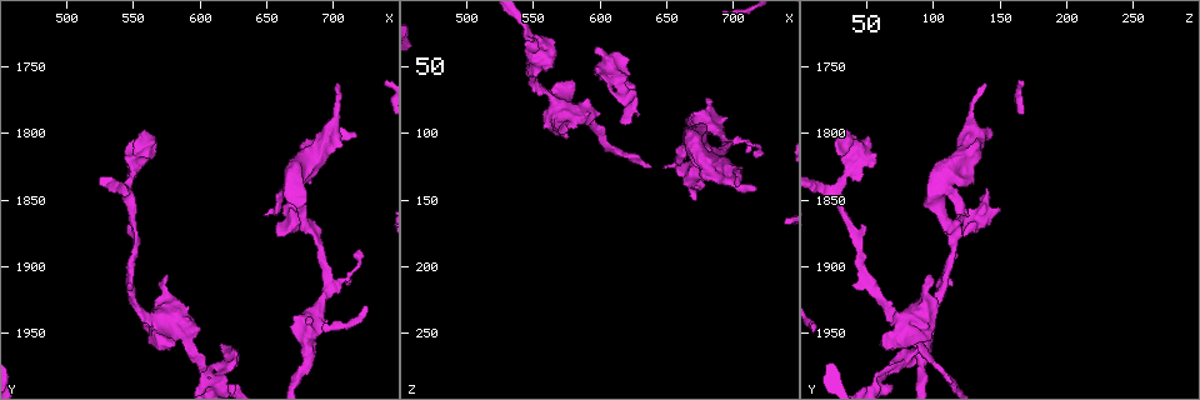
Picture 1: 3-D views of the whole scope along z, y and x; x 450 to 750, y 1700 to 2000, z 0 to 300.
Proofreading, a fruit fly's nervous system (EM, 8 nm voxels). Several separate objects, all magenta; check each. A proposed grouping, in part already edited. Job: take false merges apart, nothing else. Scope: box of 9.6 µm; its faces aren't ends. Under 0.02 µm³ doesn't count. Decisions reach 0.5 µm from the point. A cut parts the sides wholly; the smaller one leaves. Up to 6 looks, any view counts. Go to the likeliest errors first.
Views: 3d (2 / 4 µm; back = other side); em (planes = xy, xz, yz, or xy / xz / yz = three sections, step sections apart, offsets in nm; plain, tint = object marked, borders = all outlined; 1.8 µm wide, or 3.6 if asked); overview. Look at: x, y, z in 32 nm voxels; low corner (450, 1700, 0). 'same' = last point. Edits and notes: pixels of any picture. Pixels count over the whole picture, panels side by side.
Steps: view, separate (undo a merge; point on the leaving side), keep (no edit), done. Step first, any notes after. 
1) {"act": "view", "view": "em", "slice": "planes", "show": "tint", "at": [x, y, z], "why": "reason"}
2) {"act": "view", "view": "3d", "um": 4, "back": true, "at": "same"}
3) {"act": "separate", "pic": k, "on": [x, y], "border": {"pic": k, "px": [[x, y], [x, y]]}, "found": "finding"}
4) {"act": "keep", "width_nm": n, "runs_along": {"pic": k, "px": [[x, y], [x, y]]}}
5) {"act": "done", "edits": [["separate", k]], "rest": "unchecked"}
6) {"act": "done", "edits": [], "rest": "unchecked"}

{"act": "view", "view": "3d", "um": 4, "at": [686, 1876, 120], "why": "a narrow waist"}

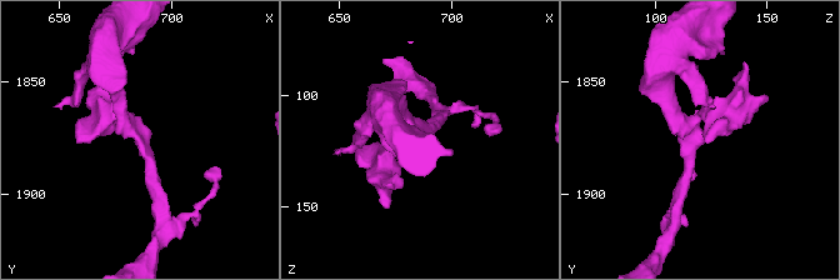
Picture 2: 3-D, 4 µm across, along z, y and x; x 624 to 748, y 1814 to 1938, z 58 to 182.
{"act": "view", "view": "em", "slice": "planes", "show": "tint", "at": [686, 1875, 118], "arms": 3, "arm_widths_nm": [190, 220, 280]}

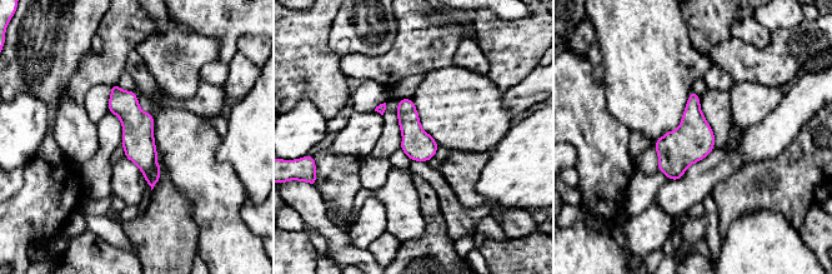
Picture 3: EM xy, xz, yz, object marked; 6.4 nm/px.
{"act": "keep", "width_nm": 190, "runs_along": {"pic": 3, "px": [[114, 88], [138, 125], [153, 182]]}, "found": "continuous, no second neuron"}

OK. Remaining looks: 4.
{"act": "view", "view": "em", "slice": "planes", "show": "plain", "at": [616, 1986, 58], "why": "calibre changes"}

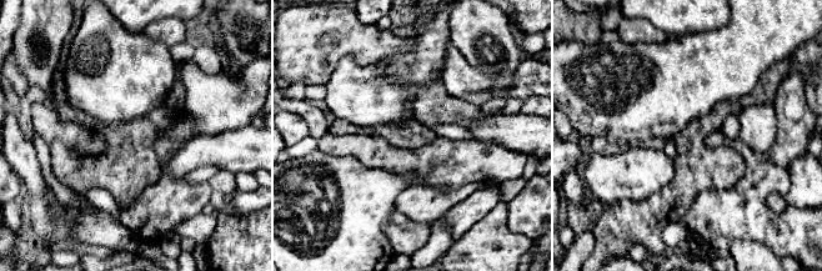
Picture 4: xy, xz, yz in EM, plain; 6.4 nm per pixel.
{"act": "view", "view": "em", "slice": "planes", "show": "tint", "at": "same"}

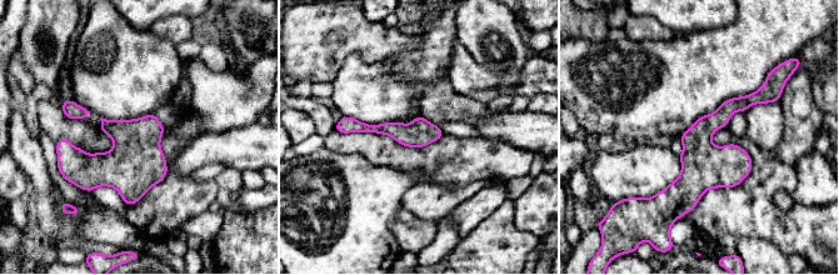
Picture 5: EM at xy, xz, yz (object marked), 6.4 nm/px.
{"act": "keep", "runs_along": {"pic": 5, "px": [[760, 93], [699, 138], [685, 209]]}, "found": "one neuron here"}

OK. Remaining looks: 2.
{"act": "view", "view": "em", "slice": "xz", "step": 4, "show": "tint", "at": [562, 1808, 38], "why": "thick turns thin"}

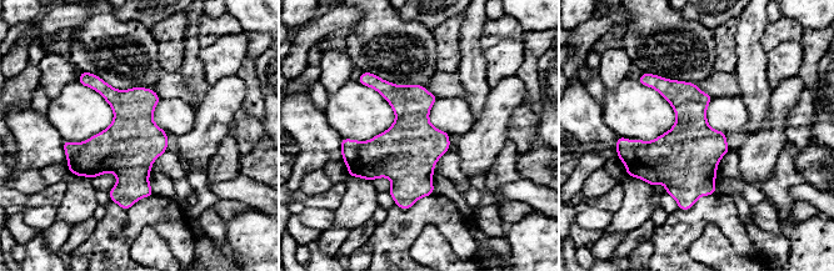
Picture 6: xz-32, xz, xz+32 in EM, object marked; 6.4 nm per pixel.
{"act": "view", "view": "em", "slice": "planes", "show": "tint", "at": "same"}

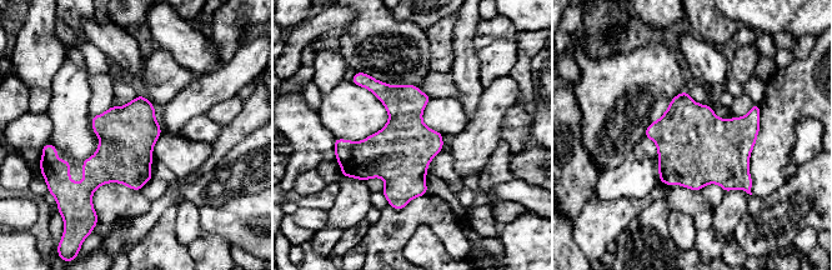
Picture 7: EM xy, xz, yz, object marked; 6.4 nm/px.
{"act": "keep", "found": "all the same neuron"}

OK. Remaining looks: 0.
{"act": "done", "edits": [], "rest": "unchecked"}

